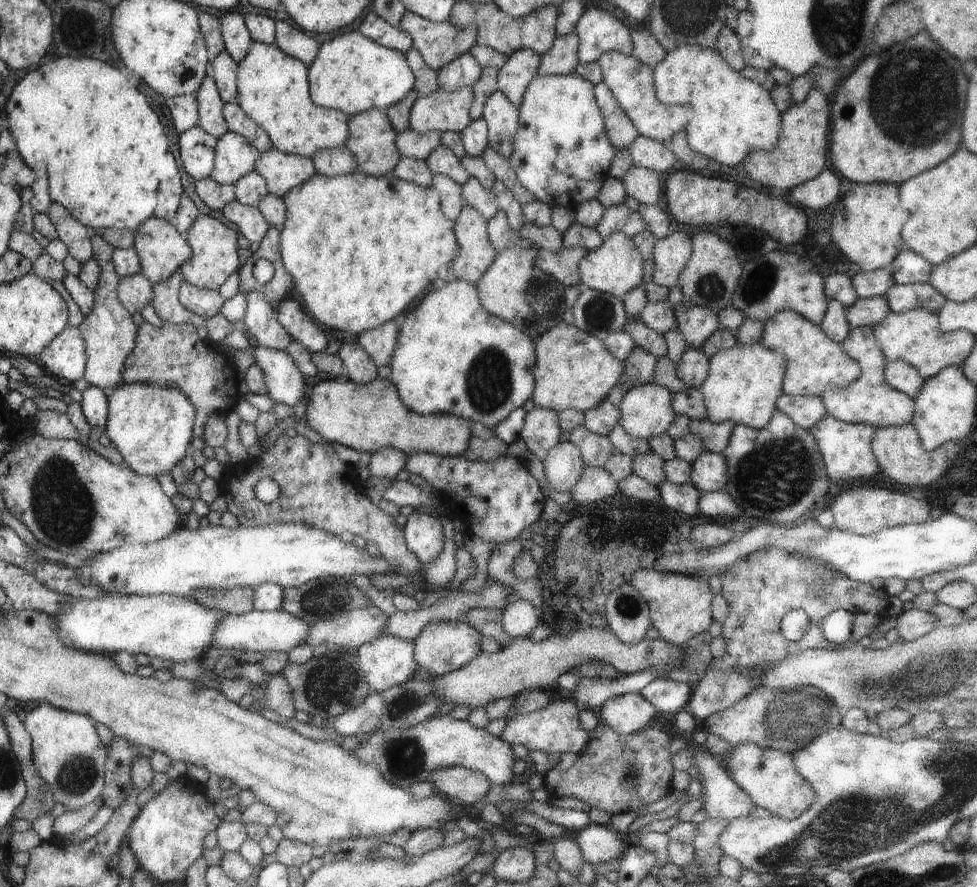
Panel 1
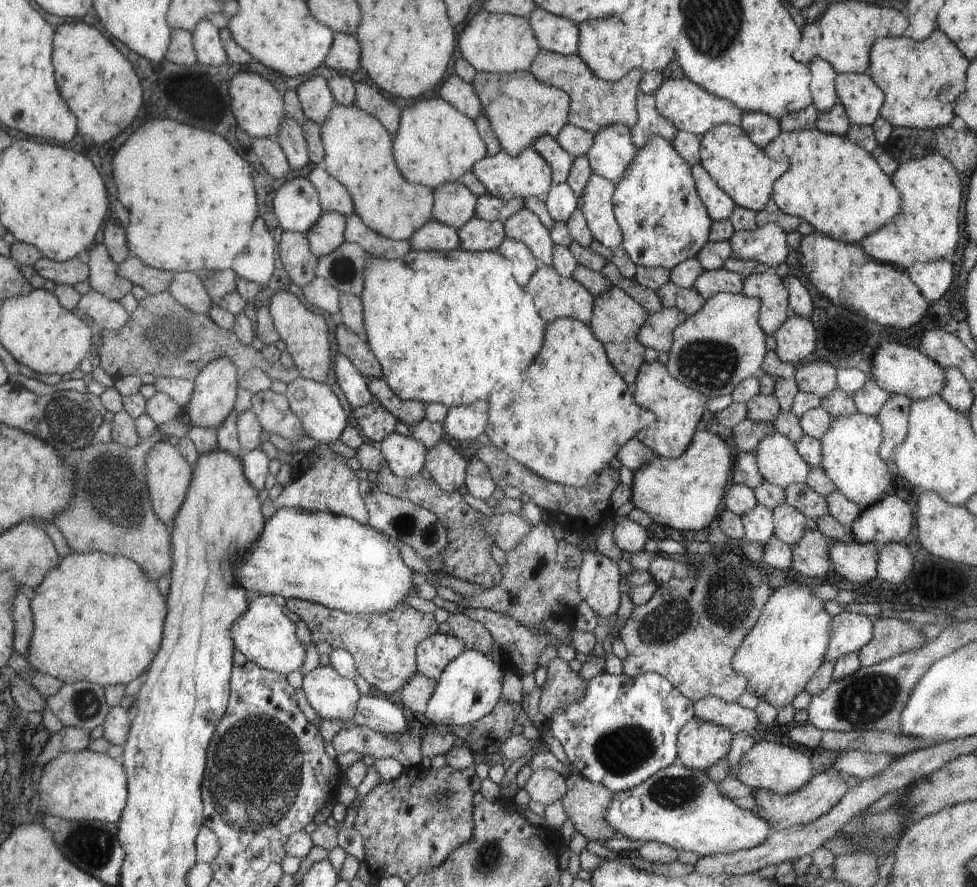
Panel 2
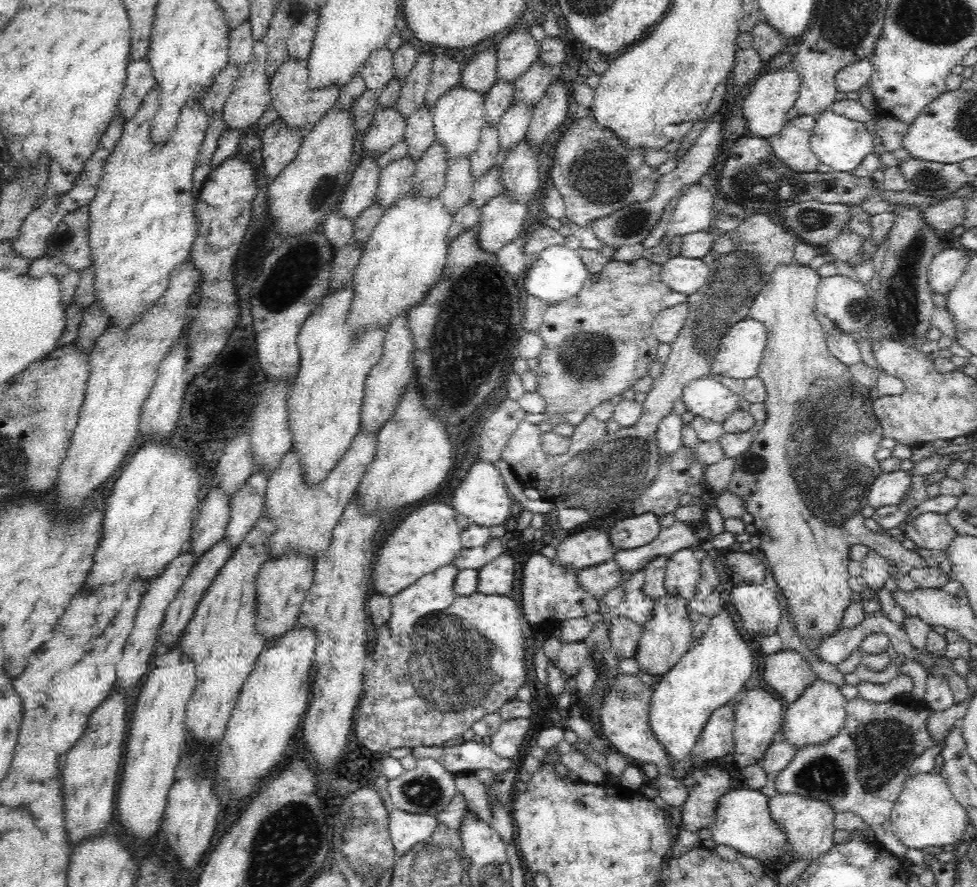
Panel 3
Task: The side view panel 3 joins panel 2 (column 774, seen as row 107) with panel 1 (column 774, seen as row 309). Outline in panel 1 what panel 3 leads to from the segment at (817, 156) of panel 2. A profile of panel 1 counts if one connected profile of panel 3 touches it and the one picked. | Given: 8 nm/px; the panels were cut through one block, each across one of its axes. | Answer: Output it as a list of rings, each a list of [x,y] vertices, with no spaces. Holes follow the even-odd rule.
[[[683,45],[668,52],[666,58],[653,68],[654,88],[659,101],[670,105],[689,105],[692,114],[686,124],[688,146],[694,152],[716,160],[718,164],[736,166],[754,150],[774,150],[781,136],[782,117],[769,91],[757,81],[750,80],[743,72],[734,69],[717,49],[696,45]]]

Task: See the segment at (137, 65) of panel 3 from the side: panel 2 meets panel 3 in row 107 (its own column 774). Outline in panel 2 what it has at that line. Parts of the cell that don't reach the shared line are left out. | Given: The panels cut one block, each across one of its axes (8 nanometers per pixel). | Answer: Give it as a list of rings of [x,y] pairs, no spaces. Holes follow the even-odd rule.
[[[745,112],[739,125],[748,138],[763,150],[782,131],[779,119],[760,112]]]

